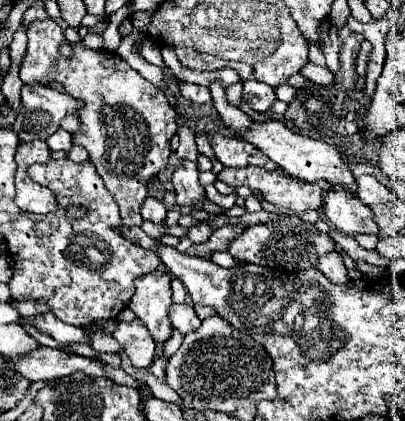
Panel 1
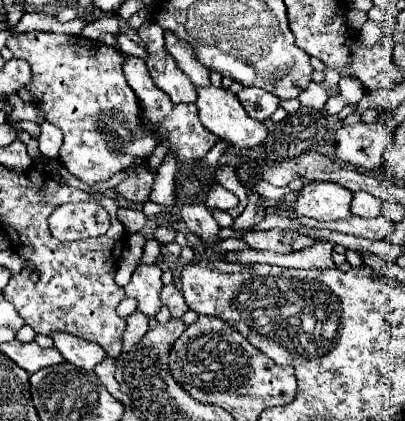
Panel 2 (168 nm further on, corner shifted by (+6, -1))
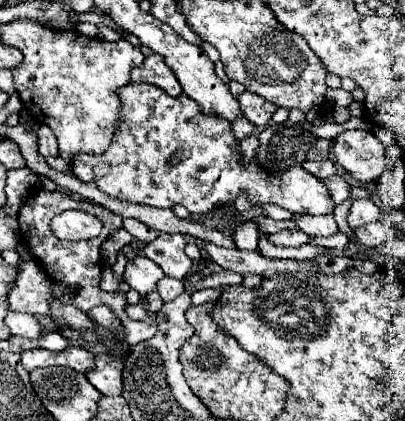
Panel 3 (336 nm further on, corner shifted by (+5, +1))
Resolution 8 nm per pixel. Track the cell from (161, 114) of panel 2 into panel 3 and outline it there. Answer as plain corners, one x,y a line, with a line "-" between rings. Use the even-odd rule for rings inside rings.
129,83
123,89
117,89
115,93
121,101
121,119
115,125
113,141
99,155
77,153
73,157
71,171
79,181
83,183
93,181
93,167
97,163
109,163
113,165
113,171
101,177
97,181
97,187
109,197
115,197
125,203
139,203
139,205
159,207
159,209
169,209
175,203
179,203
193,215
207,215
217,207
233,205
235,199
241,193
245,193
251,205
273,203
293,213
307,213
307,215
325,215
333,211
333,199
329,197
325,185
321,185
321,181
313,177
309,171
305,171
301,165
293,165
281,173
269,173
255,161
245,165
239,149
239,141
231,131
231,123
225,121
225,117
205,115
191,97
185,97
185,93
171,97
163,89
145,83

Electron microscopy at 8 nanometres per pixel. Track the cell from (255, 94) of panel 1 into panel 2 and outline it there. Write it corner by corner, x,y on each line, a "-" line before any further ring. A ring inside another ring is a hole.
244,87
238,93
240,103
244,105
244,109
248,111
248,115
252,115
254,119
268,119
276,109
278,109
278,97
260,89
260,87

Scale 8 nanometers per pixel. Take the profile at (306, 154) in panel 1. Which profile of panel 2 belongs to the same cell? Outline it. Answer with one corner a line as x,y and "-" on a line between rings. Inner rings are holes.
212,85
204,87
204,89
196,89
196,91
198,91
196,107
198,107
202,125
206,129
210,129
214,135
218,135
222,141
226,141
238,149
254,149
254,147
260,147
266,143
266,137
268,137
266,125
252,119
234,93
230,93
228,89
216,89

